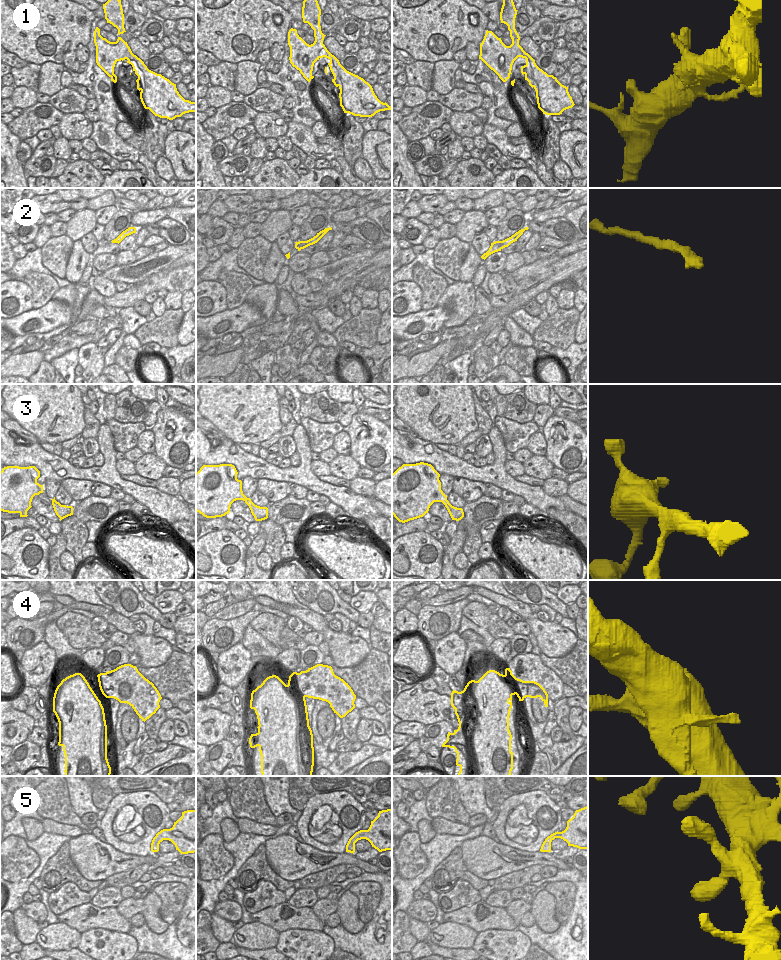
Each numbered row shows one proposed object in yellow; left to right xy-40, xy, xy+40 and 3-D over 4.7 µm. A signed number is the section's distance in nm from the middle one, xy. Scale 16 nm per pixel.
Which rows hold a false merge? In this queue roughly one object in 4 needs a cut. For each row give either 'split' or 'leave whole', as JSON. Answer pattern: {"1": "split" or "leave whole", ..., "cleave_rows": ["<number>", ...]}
{"1": "leave whole", "2": "leave whole", "3": "leave whole", "4": "split", "5": "leave whole", "cleave_rows": ["4"]}

